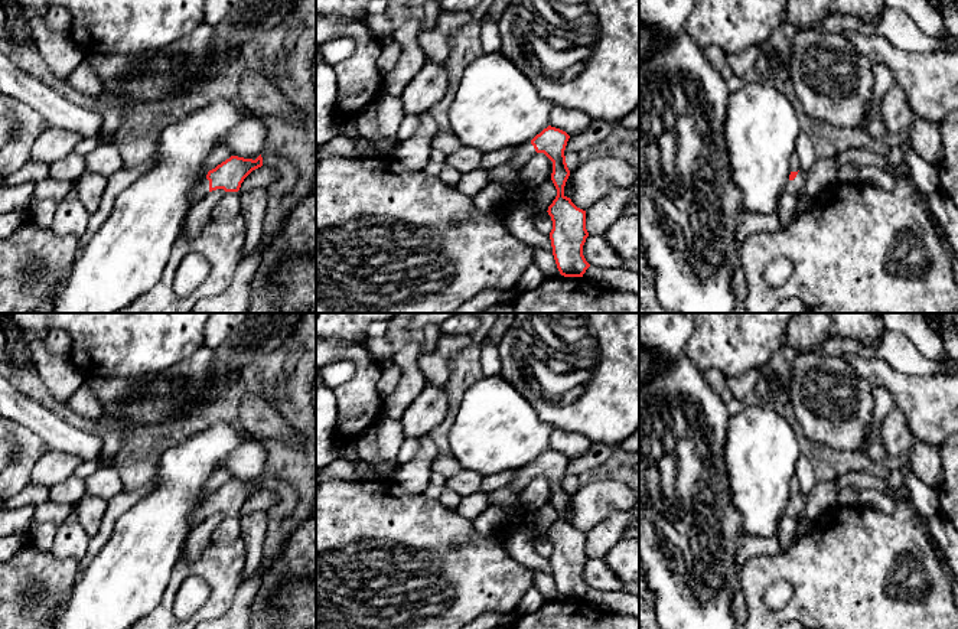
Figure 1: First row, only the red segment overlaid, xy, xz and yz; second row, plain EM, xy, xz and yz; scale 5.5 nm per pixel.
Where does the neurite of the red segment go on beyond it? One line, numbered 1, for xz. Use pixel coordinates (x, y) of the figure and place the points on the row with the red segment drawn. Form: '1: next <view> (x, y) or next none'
1: next xz (524, 152)

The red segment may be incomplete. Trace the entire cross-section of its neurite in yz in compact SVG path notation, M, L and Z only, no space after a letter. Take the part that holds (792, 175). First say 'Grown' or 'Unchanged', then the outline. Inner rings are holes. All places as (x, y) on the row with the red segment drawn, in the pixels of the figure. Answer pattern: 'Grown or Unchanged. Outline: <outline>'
Grown. Outline: M799 170L799 172L791 172L789 180L786 185L786 192L789 193L801 193L805 188L807 183L807 173Z

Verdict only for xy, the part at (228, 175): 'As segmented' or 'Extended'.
Extended

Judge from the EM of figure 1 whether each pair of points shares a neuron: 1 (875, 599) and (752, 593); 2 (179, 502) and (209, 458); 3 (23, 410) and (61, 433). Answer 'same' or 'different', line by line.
1: same
2: same
3: same

